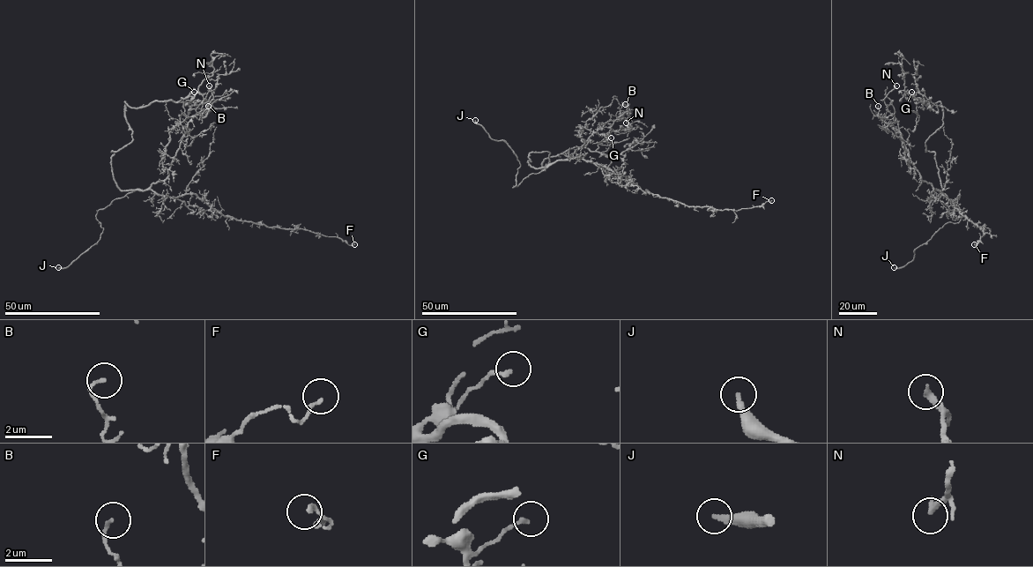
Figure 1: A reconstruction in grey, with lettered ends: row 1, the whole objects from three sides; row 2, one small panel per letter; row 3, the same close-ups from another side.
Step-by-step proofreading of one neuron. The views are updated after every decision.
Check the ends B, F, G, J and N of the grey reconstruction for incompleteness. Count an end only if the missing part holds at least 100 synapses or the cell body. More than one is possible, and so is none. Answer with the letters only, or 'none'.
J

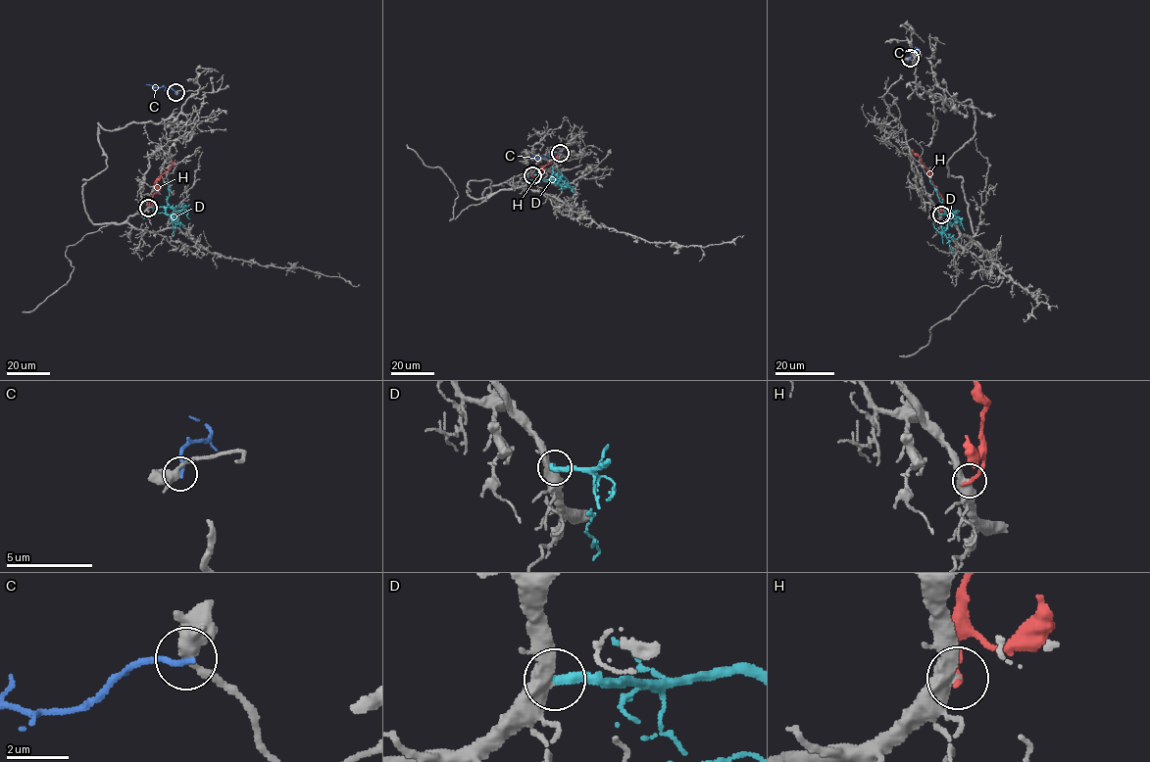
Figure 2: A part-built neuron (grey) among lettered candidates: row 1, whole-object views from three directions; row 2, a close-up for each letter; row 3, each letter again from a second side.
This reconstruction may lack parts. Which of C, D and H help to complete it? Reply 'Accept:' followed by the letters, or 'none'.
Accept: D

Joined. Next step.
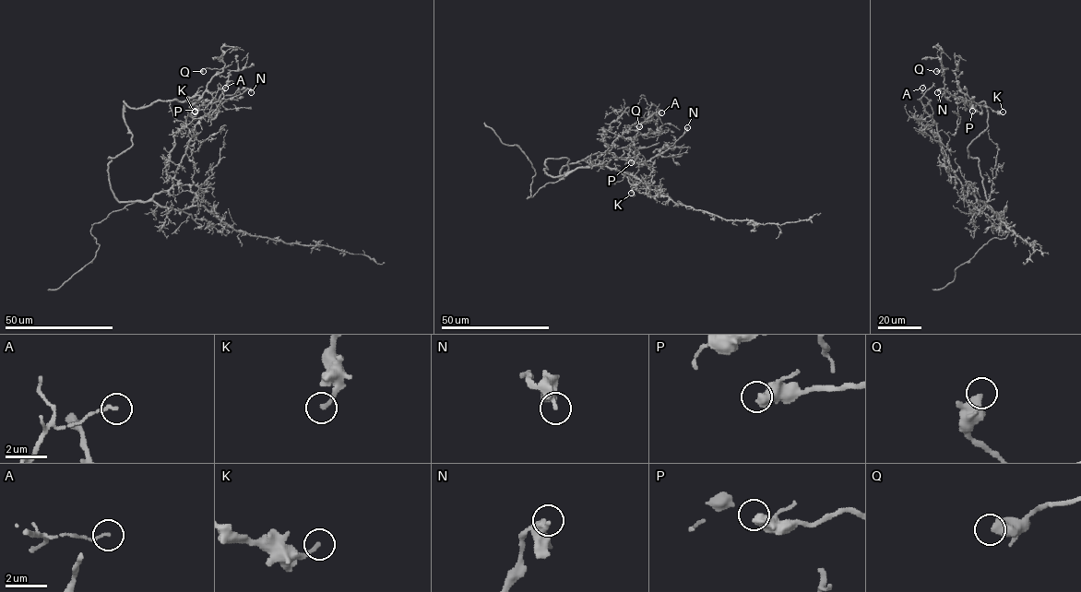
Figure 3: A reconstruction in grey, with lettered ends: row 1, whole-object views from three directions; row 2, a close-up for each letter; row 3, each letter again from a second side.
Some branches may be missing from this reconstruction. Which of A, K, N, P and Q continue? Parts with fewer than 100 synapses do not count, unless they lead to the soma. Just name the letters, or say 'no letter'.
no letter

